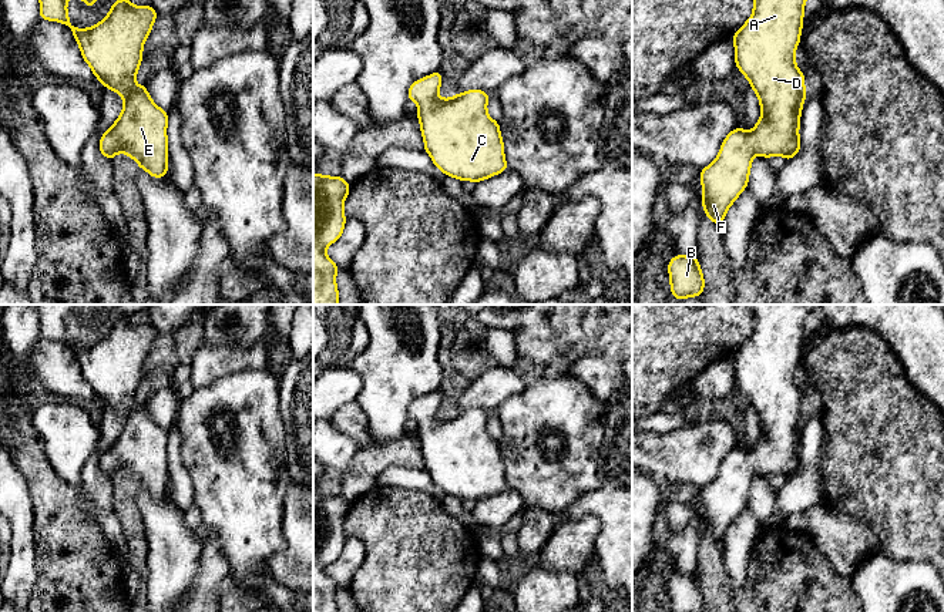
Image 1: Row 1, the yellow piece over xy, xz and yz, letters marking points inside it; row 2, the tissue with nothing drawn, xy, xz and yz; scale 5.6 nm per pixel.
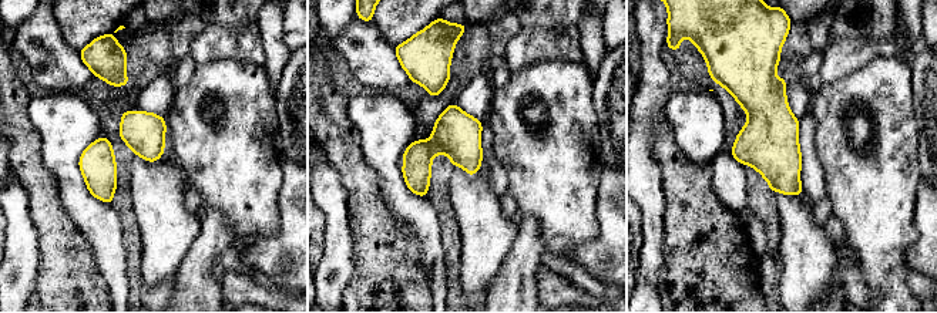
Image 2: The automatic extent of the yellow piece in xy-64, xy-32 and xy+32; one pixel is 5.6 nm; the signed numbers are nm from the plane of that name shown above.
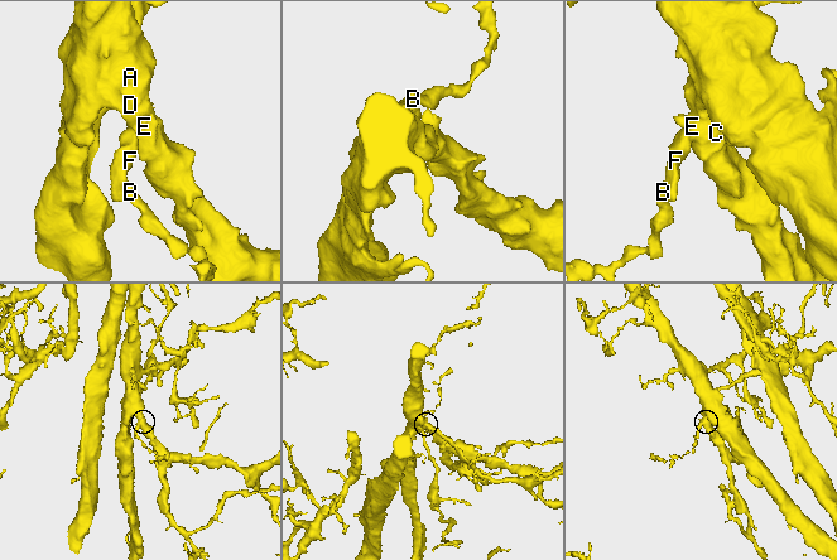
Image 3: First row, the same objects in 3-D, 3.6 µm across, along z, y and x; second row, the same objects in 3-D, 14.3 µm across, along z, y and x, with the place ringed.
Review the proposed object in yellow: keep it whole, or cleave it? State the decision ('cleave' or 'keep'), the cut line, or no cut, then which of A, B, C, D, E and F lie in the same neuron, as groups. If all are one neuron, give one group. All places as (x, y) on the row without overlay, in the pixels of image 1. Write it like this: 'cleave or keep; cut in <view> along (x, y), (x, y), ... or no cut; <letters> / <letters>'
keep; no cut; A B C D E F

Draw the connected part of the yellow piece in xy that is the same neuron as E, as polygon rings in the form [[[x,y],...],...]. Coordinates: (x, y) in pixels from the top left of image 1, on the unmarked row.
[[[36,305],[40,317],[40,337],[64,342],[74,353],[84,380],[91,386],[95,397],[105,407],[114,408],[124,417],[124,427],[110,448],[101,454],[100,471],[112,480],[118,471],[135,478],[138,485],[154,497],[162,497],[168,491],[168,431],[154,423],[147,411],[147,404],[137,404],[135,394],[142,379],[144,362],[154,344],[157,330],[151,325],[132,325],[130,317],[120,317],[111,326],[105,337],[88,347],[77,347],[70,342],[67,320],[77,315],[87,326],[95,325],[95,319],[117,305]]]

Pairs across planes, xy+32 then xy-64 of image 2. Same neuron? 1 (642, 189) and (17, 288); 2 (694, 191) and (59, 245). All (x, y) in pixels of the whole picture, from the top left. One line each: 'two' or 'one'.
1: one
2: one

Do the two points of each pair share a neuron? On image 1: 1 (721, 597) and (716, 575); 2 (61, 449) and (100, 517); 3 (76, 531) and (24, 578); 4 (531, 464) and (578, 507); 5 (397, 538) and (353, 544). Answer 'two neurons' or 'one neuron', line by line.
1: one neuron
2: one neuron
3: two neurons
4: two neurons
5: two neurons

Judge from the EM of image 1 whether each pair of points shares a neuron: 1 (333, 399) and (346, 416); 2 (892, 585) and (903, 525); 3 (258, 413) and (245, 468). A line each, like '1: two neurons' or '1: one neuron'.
1: two neurons
2: two neurons
3: one neuron

